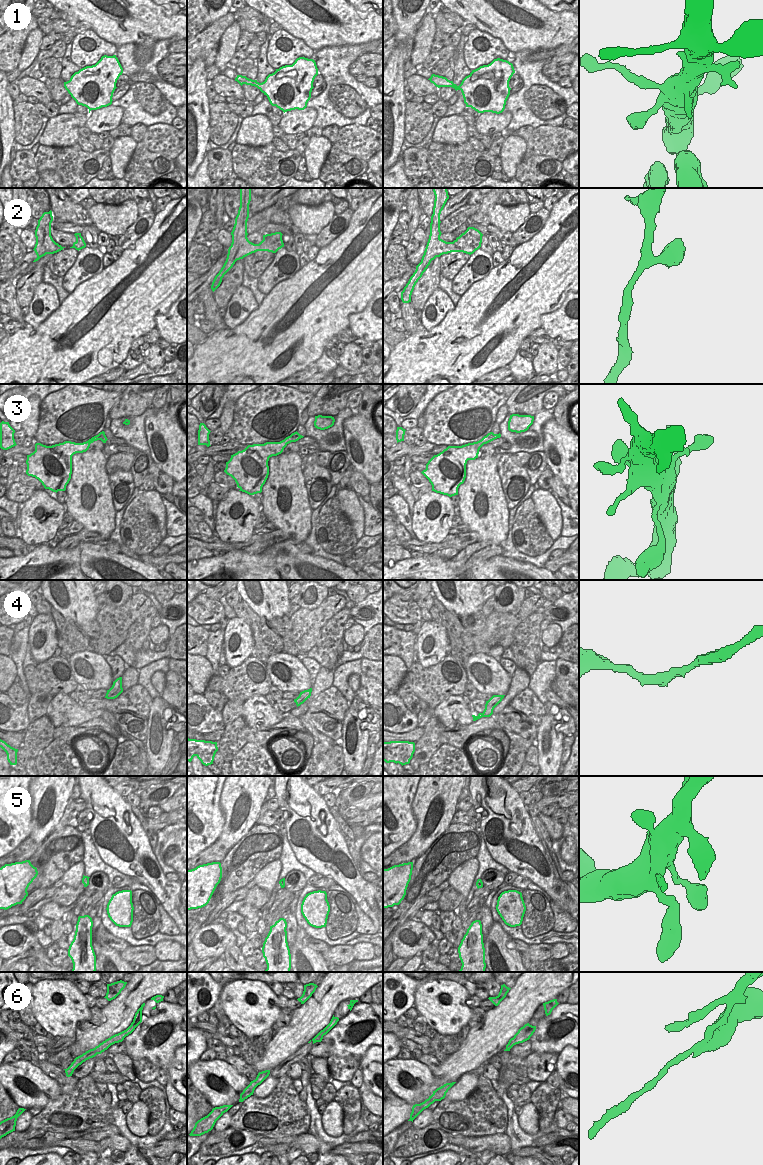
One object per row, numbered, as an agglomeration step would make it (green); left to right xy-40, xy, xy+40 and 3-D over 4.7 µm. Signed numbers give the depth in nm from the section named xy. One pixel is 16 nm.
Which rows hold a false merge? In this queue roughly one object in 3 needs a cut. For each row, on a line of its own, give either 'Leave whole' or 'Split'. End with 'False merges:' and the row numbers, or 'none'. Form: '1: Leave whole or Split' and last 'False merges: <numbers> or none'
1: Leave whole
2: Leave whole
3: Leave whole
4: Leave whole
5: Leave whole
6: Split
False merges: 6

